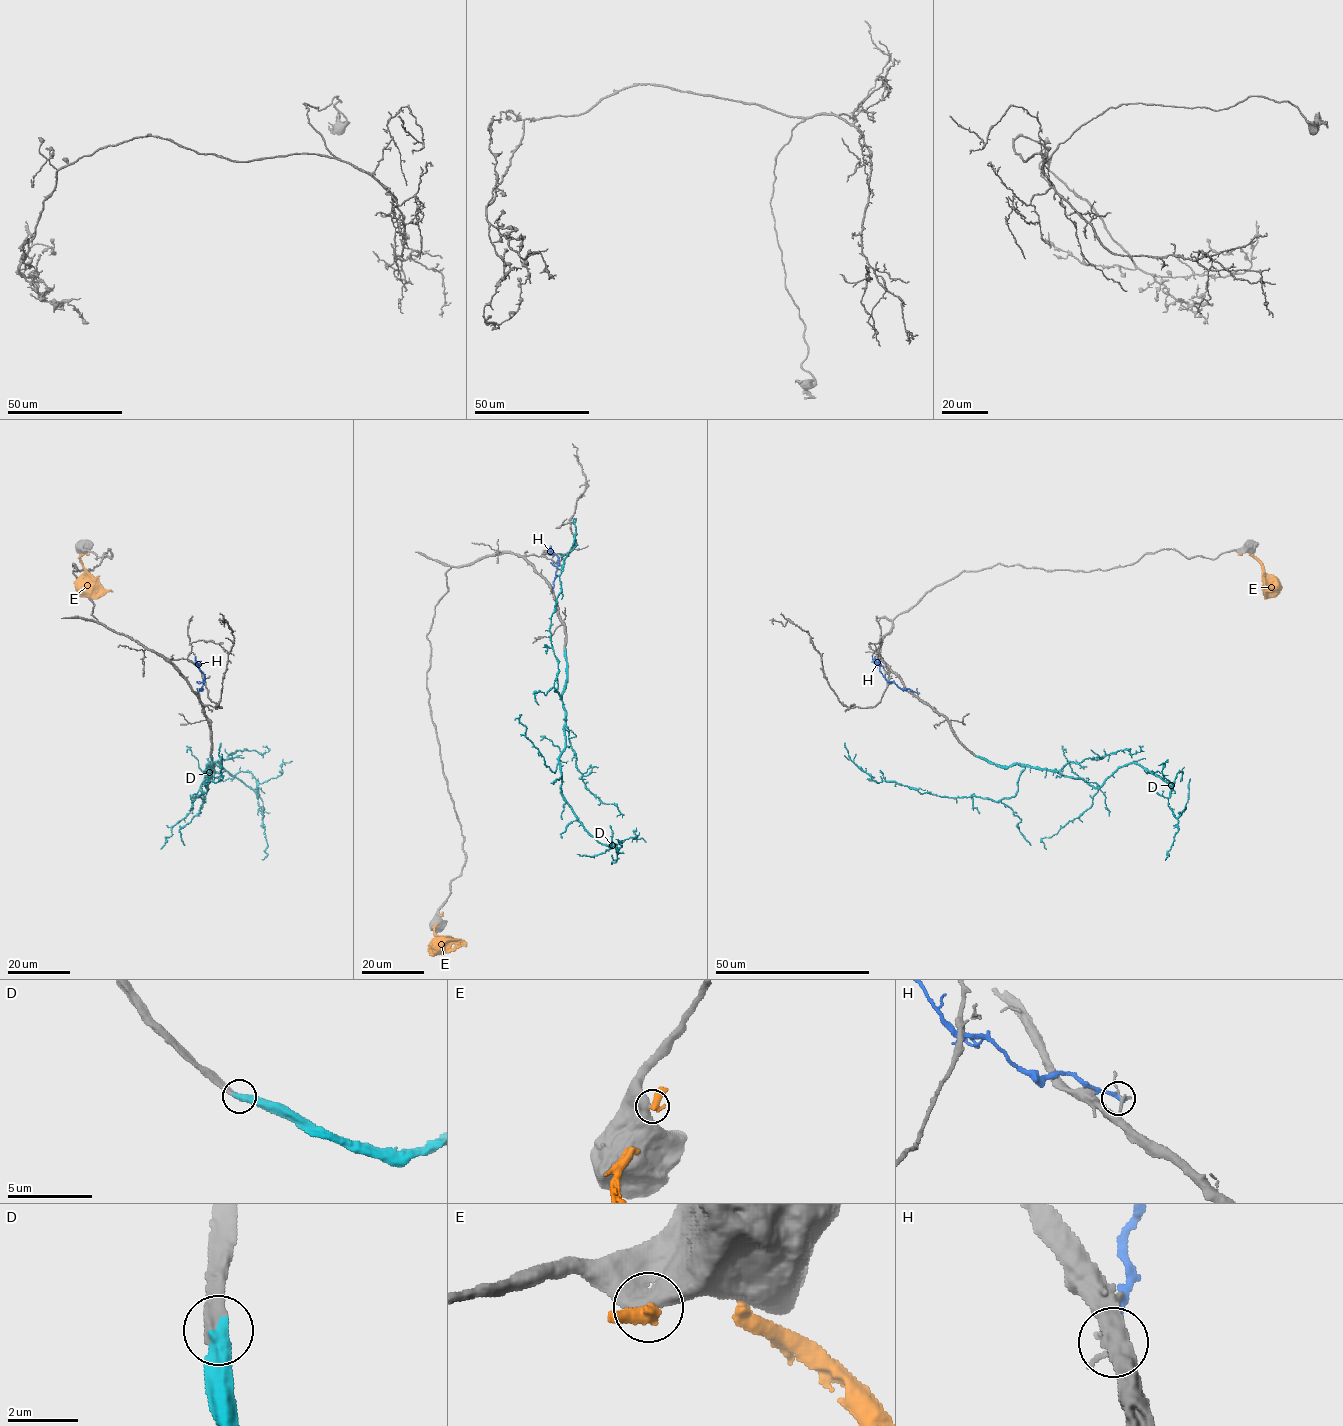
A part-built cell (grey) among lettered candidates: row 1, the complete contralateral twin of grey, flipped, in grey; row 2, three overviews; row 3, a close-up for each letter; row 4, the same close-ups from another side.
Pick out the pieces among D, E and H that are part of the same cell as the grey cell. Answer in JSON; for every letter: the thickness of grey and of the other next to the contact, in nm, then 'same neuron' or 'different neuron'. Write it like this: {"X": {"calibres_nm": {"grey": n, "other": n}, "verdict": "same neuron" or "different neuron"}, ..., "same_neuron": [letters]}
{"D": {"calibres_nm": {"grey": 360, "other": 480}, "verdict": "same neuron"}, "E": {"calibres_nm": {"grey": 700, "other": 480}, "verdict": "different neuron"}, "H": {"calibres_nm": {"grey": 150, "other": 240}, "verdict": "different neuron"}, "same_neuron": ["D"]}

